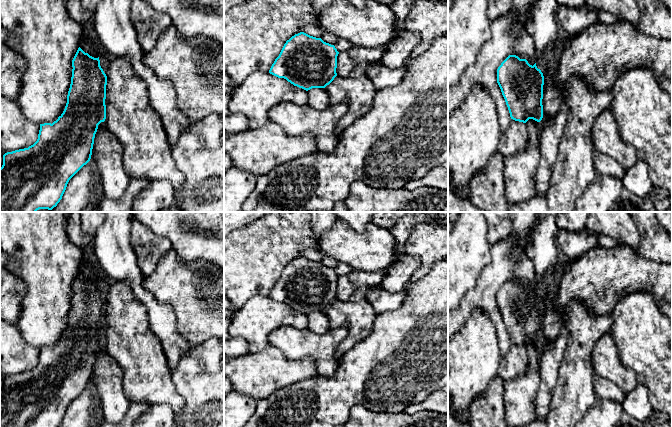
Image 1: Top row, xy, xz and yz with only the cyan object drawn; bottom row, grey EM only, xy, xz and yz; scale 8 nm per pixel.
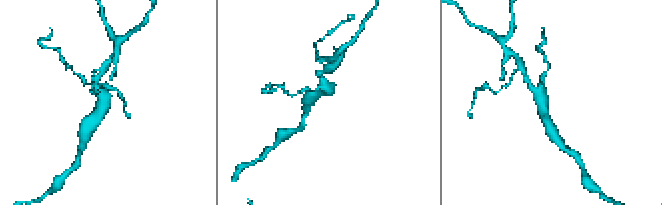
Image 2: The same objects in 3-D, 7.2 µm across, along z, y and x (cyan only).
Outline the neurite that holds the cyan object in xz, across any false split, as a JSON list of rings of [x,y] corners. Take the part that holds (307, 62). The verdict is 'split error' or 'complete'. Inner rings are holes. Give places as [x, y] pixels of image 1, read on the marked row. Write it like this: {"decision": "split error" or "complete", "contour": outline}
{"decision": "complete", "contour": [[[300,32],[286,41],[269,73],[278,78],[284,78],[294,86],[306,91],[312,88],[325,88],[337,76],[338,54],[334,45],[324,42],[321,38]]]}

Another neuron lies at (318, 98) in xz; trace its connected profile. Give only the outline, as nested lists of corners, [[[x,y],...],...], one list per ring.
[[[312,88],[307,91],[308,105],[317,110],[323,110],[330,106],[329,96],[325,88]]]

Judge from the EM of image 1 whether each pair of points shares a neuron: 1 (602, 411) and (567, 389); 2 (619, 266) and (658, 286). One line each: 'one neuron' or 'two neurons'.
1: two neurons
2: one neuron

